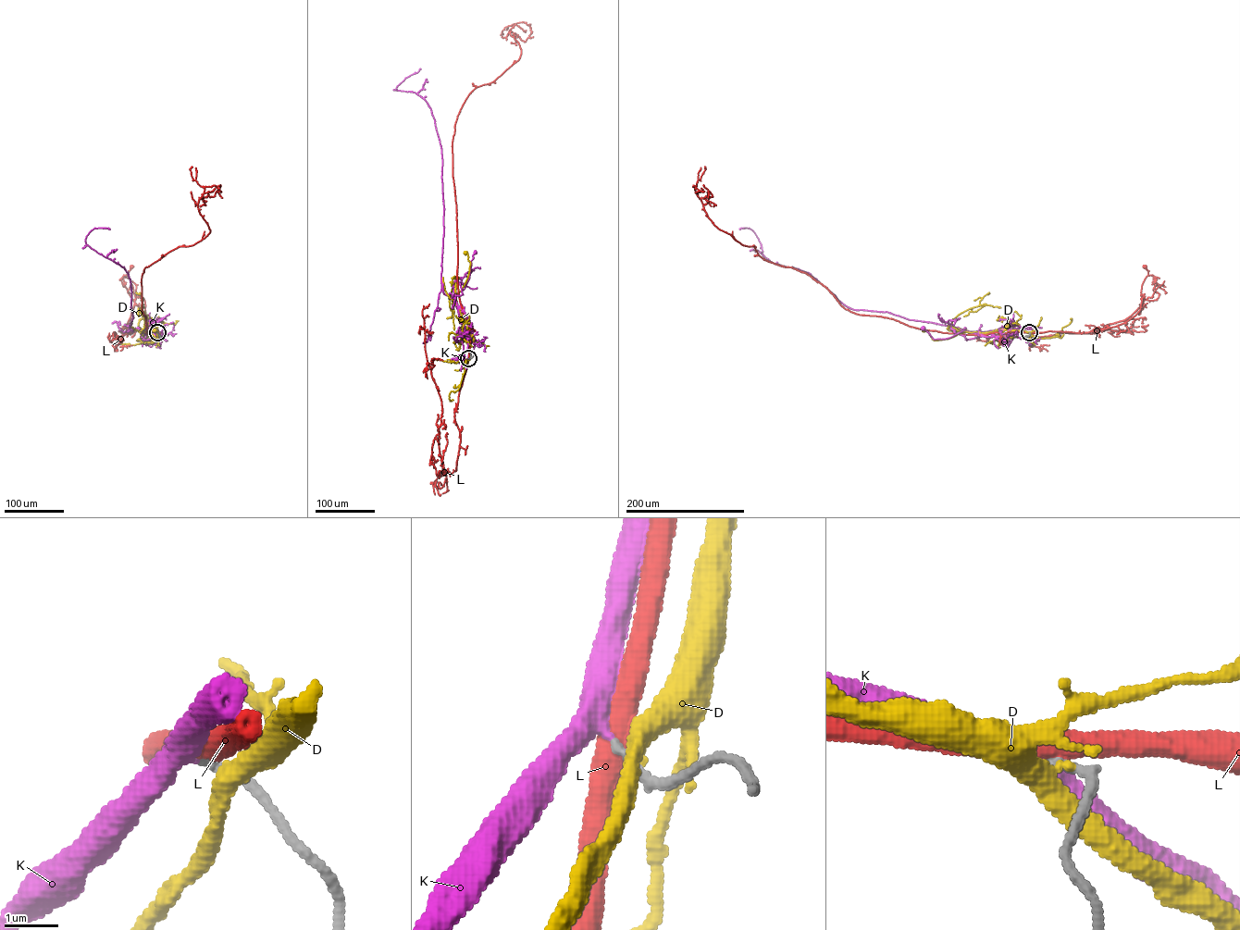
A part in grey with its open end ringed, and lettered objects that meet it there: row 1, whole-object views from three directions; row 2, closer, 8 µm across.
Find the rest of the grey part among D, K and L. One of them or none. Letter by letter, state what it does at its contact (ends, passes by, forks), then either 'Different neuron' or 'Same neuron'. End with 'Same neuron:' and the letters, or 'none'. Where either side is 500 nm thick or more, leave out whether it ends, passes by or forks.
D: It passes by. Different neuron
K: It passes by. Same neuron
L: It passes by. Different neuron
Same neuron: K

